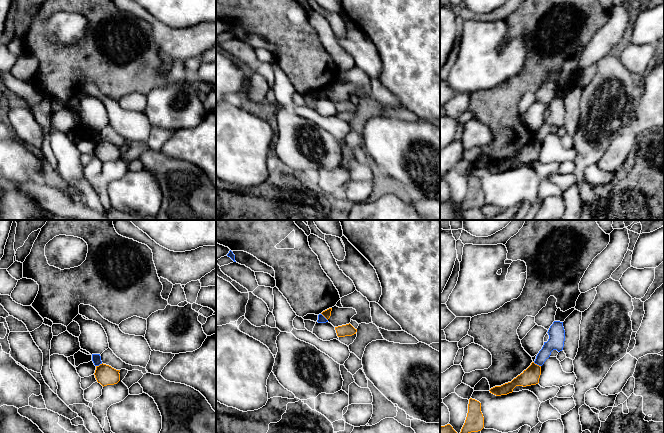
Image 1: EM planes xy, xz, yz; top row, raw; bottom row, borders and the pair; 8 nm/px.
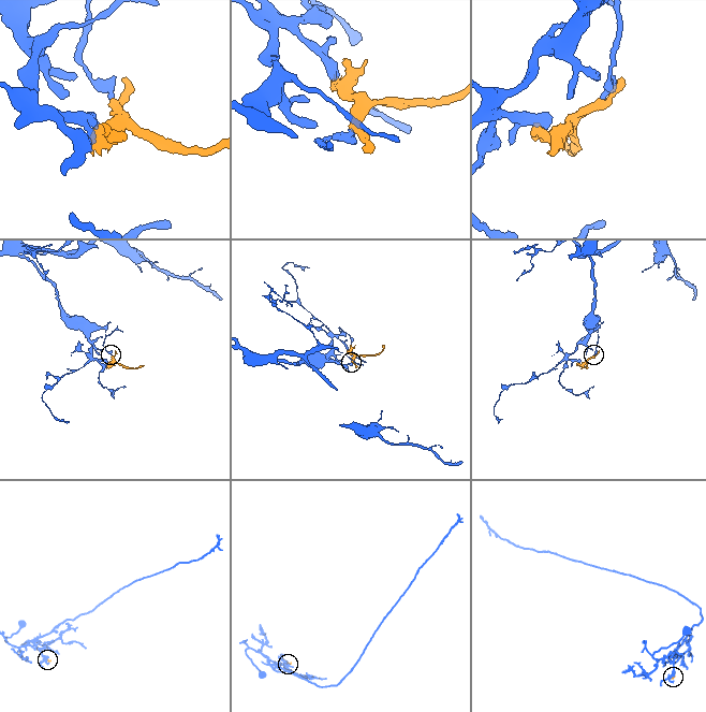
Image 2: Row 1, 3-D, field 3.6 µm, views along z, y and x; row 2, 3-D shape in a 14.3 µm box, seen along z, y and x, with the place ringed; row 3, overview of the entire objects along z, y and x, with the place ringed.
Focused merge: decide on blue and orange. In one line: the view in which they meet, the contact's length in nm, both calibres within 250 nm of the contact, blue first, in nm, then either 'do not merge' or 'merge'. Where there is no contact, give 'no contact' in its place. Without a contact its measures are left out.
yz | 70 nm | 130/140 nm | do not merge

